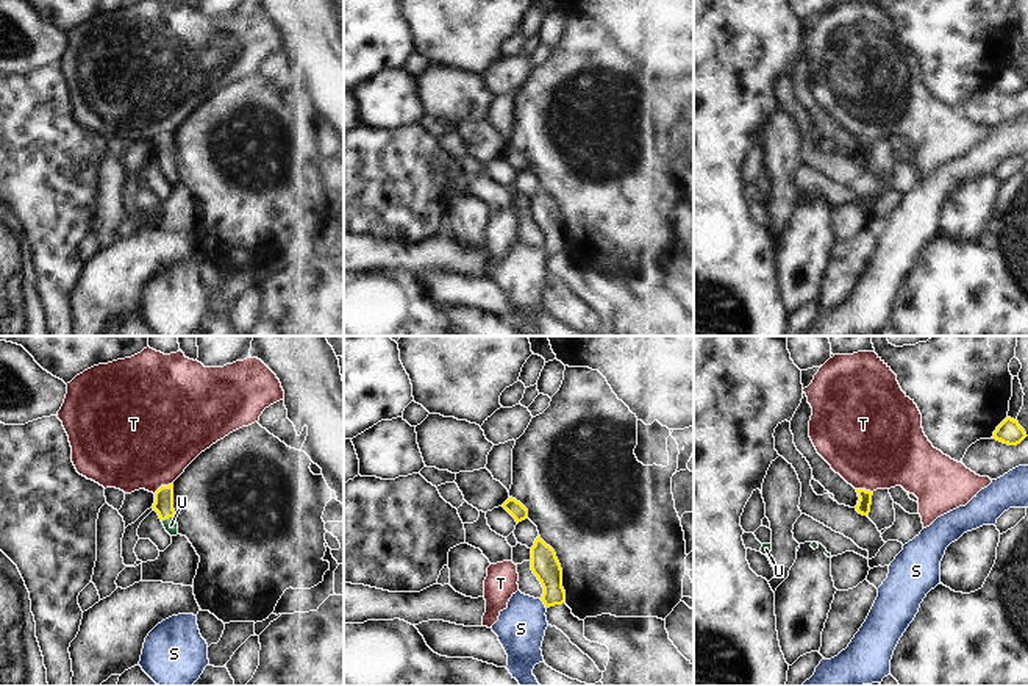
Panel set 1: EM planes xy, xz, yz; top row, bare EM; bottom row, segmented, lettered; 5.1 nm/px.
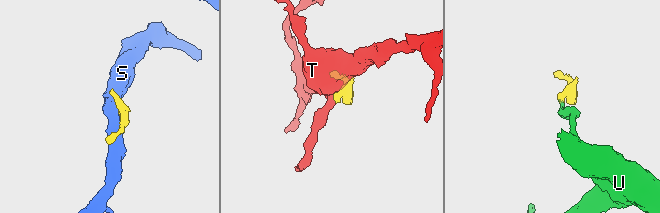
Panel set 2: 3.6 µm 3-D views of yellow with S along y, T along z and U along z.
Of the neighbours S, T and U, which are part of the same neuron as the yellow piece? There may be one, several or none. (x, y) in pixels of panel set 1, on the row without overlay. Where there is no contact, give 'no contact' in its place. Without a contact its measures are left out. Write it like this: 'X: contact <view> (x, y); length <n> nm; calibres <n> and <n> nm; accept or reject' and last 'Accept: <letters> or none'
S: contact xz (544, 253); length 70 nm; calibres 140 and 260 nm; reject
T: contact xy (163, 136); length 120 nm; calibres 100 and 500 nm; reject
U: contact xy (167, 167); length 70 nm; calibres 100 and 70 nm; accept
Accept: U

